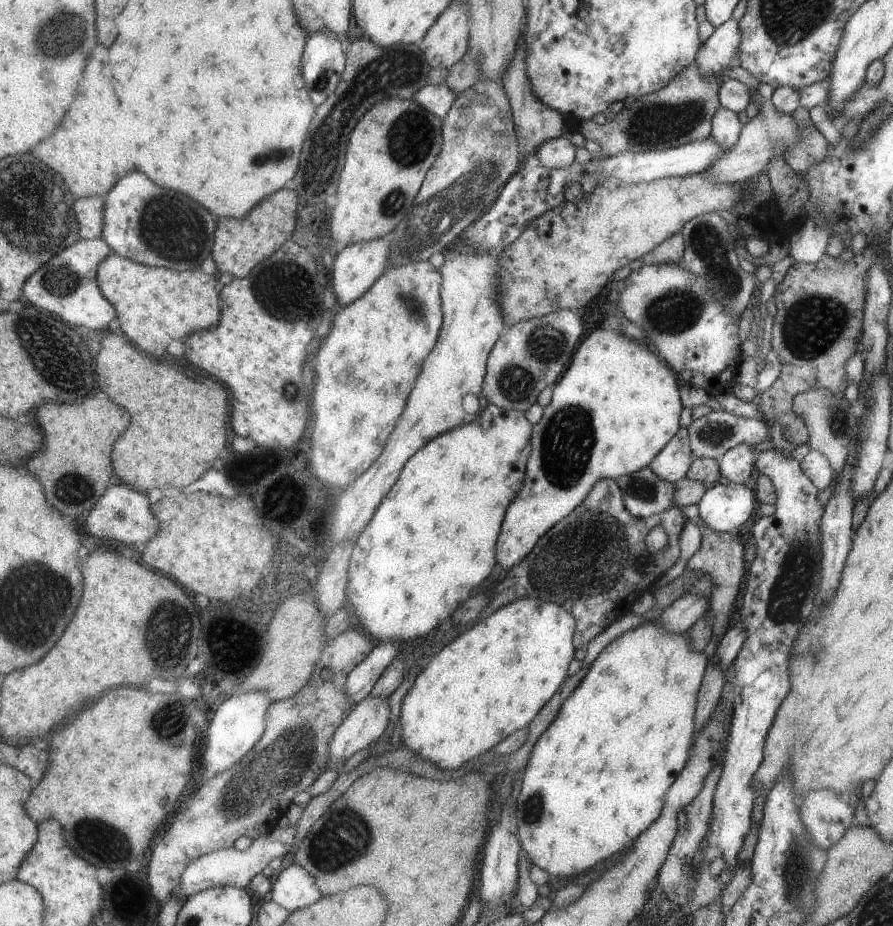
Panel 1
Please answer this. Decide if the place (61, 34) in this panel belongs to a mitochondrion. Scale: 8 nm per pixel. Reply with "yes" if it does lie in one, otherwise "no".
yes

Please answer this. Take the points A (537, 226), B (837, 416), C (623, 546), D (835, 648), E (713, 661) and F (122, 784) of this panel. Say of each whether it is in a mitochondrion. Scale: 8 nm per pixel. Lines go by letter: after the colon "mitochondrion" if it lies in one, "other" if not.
A: other
B: mitochondrion
C: mitochondrion
D: other
E: other
F: other

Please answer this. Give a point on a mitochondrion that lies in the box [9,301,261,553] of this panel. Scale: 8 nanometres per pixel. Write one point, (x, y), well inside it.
(53, 358)

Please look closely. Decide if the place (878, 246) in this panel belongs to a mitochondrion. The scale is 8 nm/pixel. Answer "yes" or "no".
no

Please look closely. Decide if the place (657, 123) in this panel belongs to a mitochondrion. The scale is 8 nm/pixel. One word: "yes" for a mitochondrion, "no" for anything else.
yes

